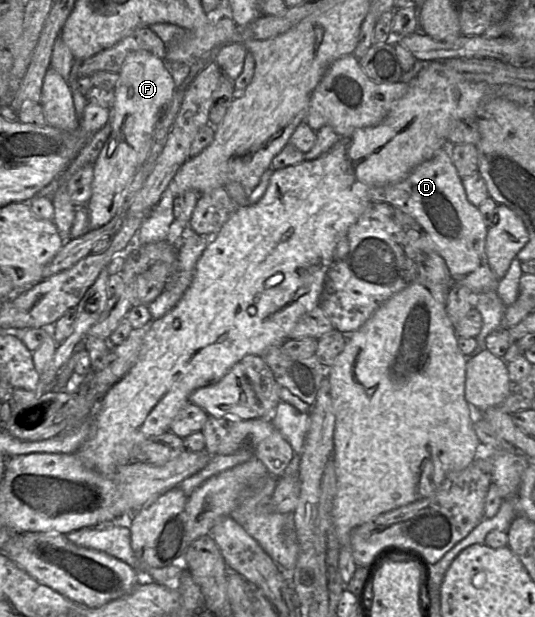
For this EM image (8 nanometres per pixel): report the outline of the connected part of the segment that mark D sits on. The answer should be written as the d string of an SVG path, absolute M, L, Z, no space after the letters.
M448 147L439 149L404 180L371 189L370 201L389 203L418 222L445 260L452 284L466 286L476 295L497 292L499 279L490 268L485 251L488 226L479 208L467 199L462 178L451 160Z

